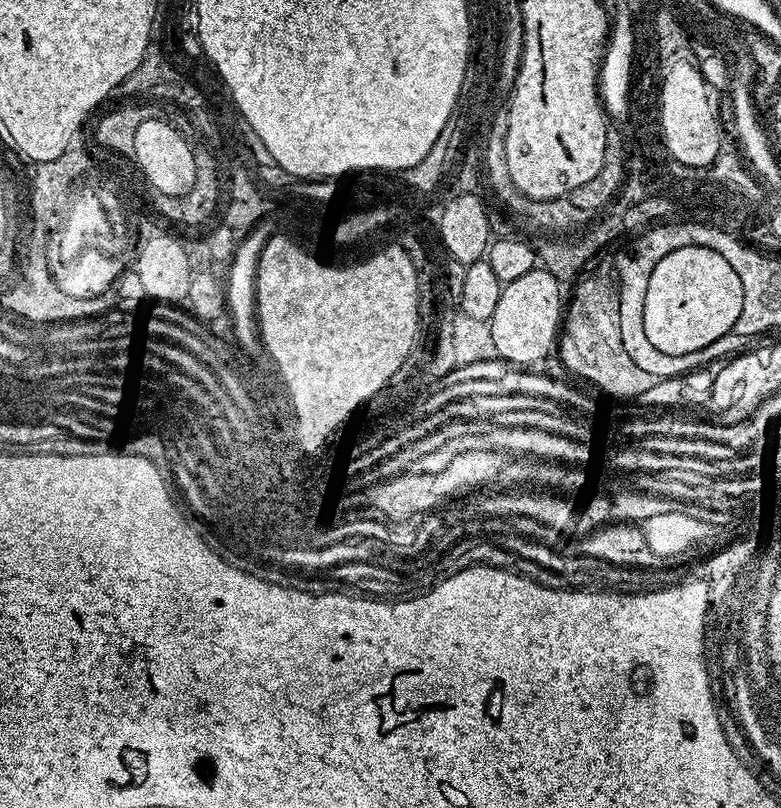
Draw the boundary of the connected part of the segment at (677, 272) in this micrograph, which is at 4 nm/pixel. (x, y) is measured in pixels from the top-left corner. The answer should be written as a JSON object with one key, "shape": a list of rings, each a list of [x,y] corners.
{"shape":[[[702,246],[685,249],[661,269],[656,269],[656,276],[652,276],[652,292],[648,292],[648,336],[652,336],[656,349],[698,352],[731,333],[738,322],[738,314],[742,314],[742,282],[738,274],[734,274],[734,266],[714,250]]]}

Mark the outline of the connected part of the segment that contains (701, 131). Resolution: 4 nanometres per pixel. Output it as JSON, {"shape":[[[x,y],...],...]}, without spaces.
{"shape":[[[684,58],[671,72],[667,72],[659,81],[658,91],[664,97],[664,114],[660,117],[661,130],[667,132],[669,143],[666,147],[674,159],[690,167],[706,167],[713,163],[722,152],[720,147],[720,120],[716,117],[716,104],[712,101],[713,93],[709,84],[704,80],[703,74],[695,63],[691,64],[690,59]]]}

